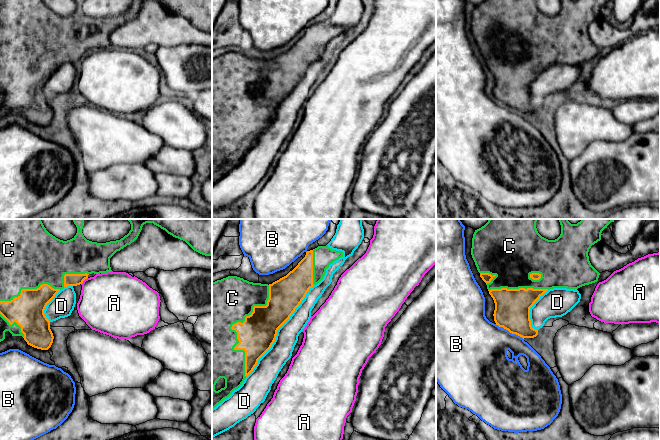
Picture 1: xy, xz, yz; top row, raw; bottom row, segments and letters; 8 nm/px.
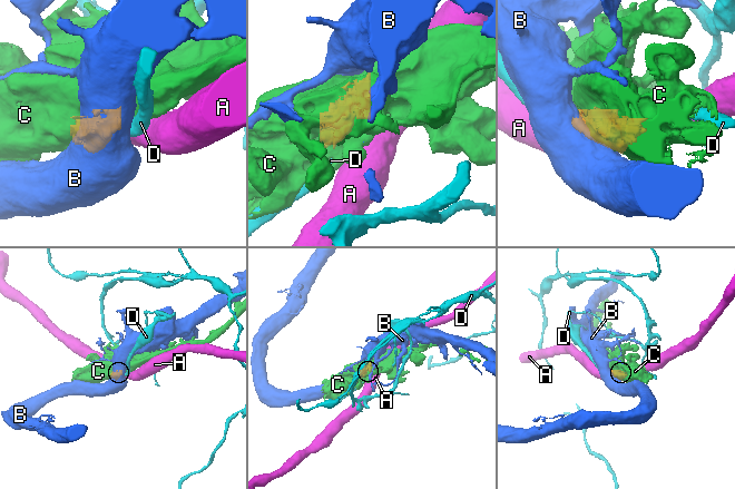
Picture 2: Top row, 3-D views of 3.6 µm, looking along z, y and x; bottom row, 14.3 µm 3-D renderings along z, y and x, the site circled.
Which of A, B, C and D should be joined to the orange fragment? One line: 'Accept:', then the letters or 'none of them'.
Accept: C

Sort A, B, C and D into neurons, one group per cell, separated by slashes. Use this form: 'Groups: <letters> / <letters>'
Groups: A / B / C / D

